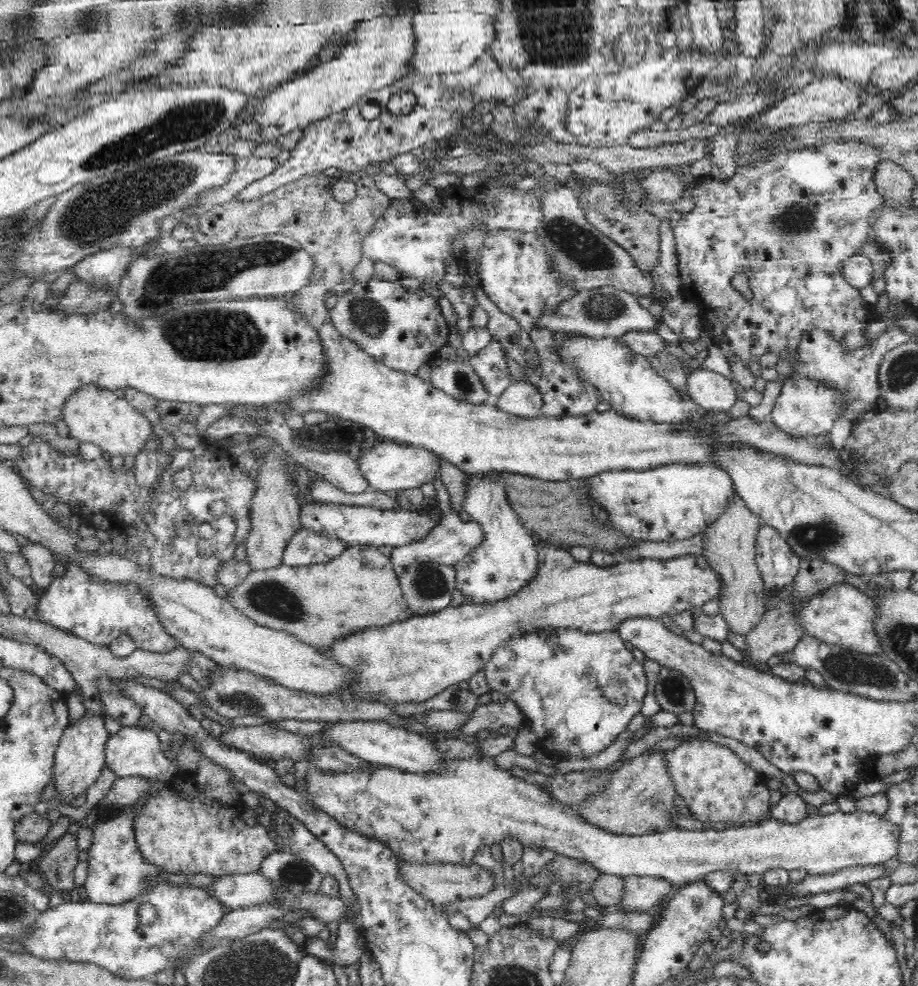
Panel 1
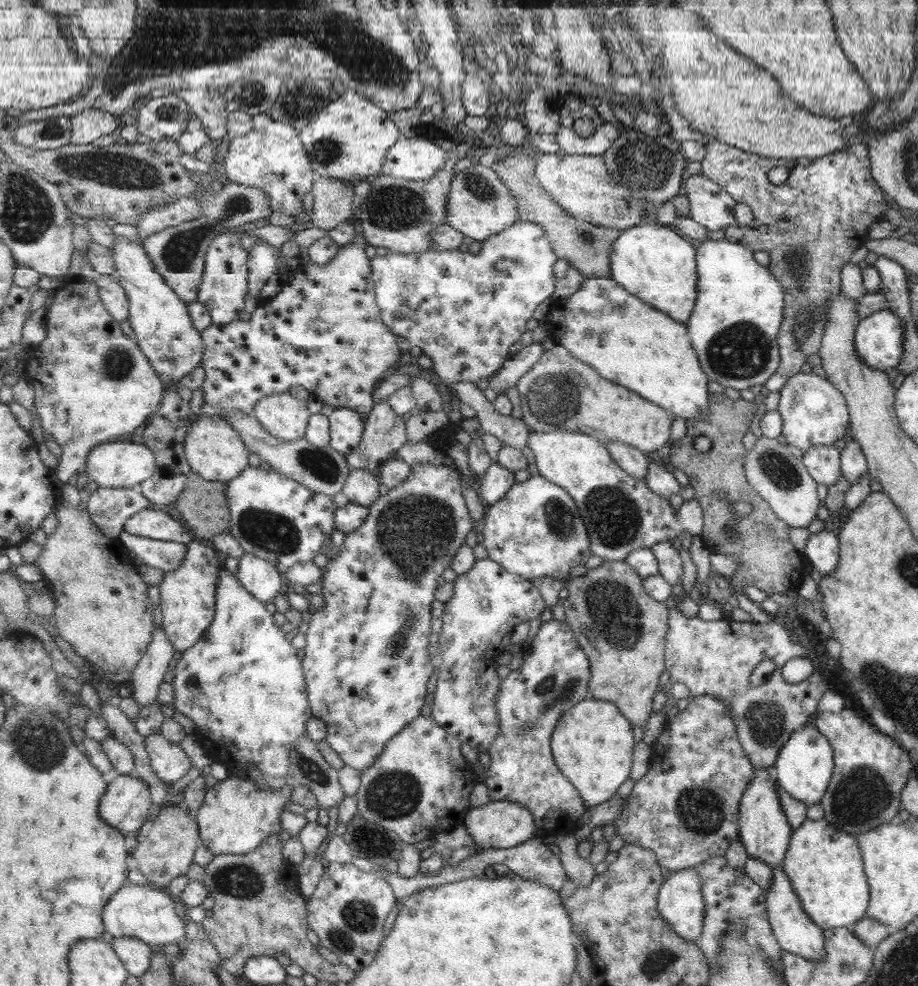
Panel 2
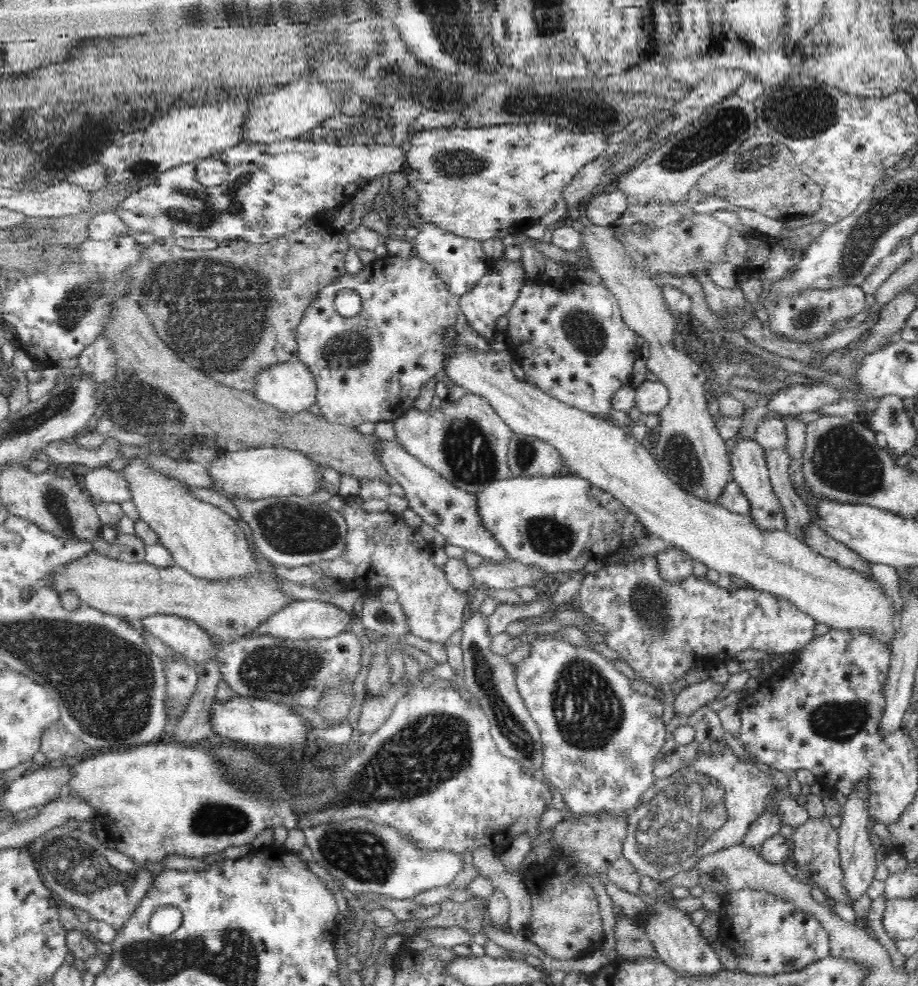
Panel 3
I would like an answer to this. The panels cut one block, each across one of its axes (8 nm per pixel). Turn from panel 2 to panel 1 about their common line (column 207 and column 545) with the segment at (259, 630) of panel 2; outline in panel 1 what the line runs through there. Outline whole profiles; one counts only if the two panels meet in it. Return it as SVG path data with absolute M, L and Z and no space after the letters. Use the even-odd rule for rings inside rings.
M574 628L542 629L511 638L496 649L484 668L491 690L498 690L513 700L523 712L526 724L538 741L537 750L557 752L563 758L586 759L608 748L618 734L640 712L646 696L645 666L628 651L617 631L582 632Z

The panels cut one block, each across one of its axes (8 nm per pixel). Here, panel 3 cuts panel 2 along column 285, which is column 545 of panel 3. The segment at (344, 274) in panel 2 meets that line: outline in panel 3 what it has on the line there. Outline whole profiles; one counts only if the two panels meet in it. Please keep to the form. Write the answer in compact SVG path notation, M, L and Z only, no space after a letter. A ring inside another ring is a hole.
M541 274L525 280L513 307L506 314L509 351L514 362L524 369L526 378L537 388L560 402L585 410L594 416L612 412L615 392L630 382L632 368L640 357L637 335L623 319L614 293L603 284L585 283L578 278L558 276L555 279Z

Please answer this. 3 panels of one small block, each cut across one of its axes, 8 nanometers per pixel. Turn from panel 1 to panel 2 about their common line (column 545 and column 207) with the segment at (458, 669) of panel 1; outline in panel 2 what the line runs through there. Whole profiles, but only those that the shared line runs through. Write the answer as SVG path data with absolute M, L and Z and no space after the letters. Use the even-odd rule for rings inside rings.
M193 541L187 546L189 551L182 568L164 574L159 584L162 626L176 650L181 651L197 645L214 621L218 603L218 579L223 566L221 558L217 557L213 548L207 548L198 541Z

